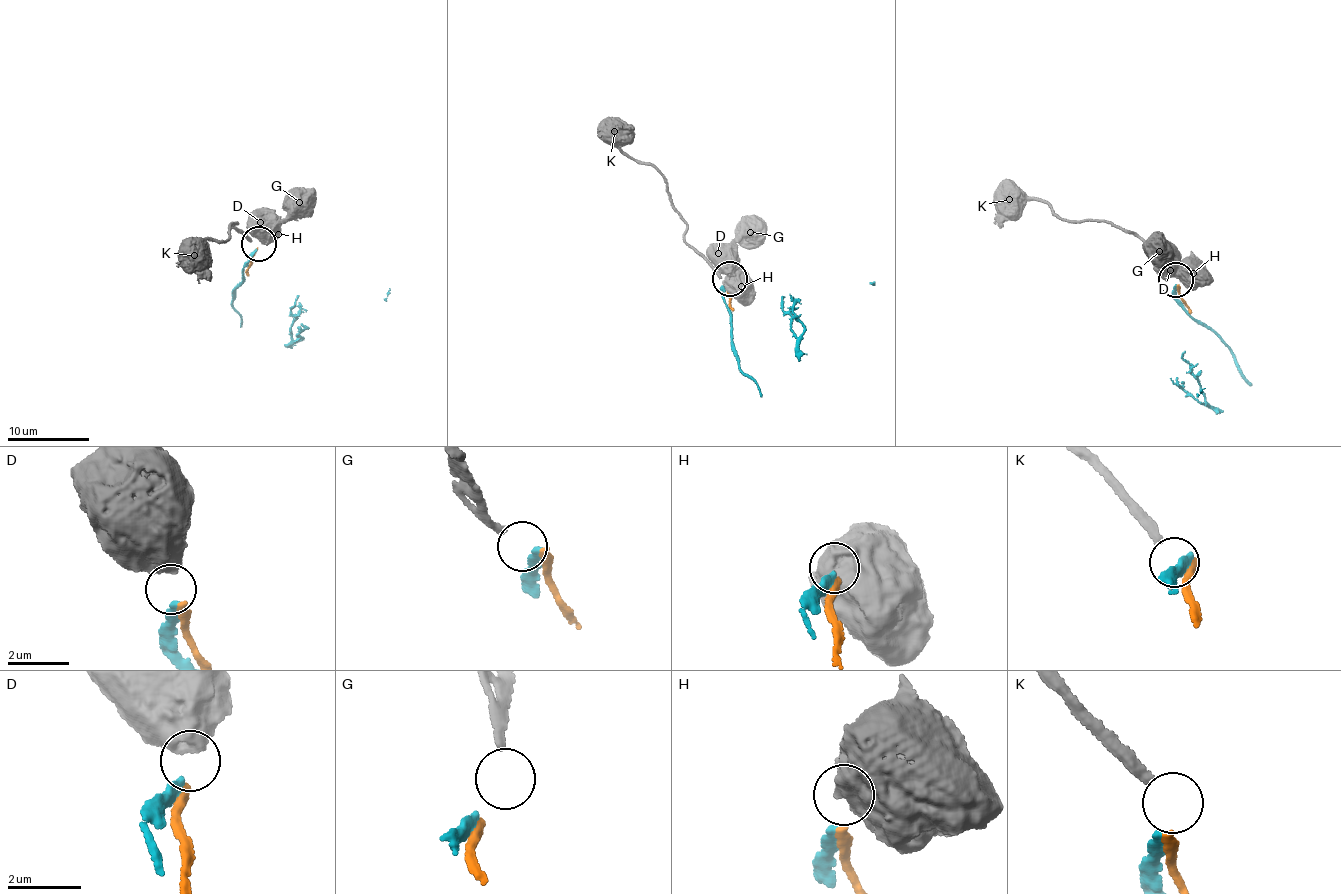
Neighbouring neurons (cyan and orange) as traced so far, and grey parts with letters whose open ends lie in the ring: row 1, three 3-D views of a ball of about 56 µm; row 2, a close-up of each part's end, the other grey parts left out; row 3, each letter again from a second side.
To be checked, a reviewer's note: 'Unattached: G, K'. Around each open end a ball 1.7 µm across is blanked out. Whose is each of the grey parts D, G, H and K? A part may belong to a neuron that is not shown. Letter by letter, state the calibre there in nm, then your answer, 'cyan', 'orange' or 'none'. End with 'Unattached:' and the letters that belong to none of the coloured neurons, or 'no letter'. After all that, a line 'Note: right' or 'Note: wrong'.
D: 750 nm | cyan
G: 260 nm | none
H: 600 nm | orange
K: 320 nm | none
Unattached: G, K
Note: right

